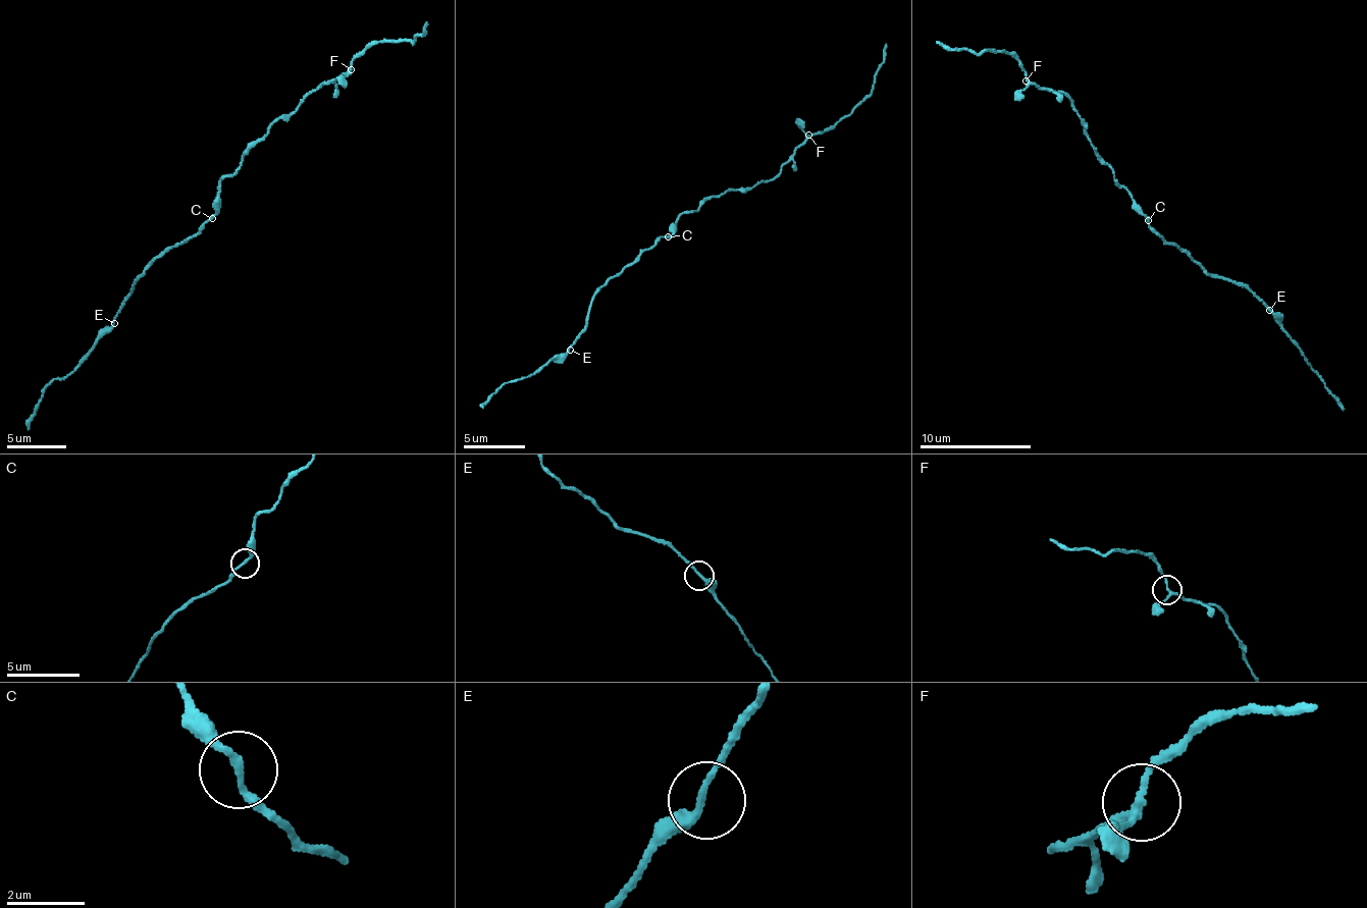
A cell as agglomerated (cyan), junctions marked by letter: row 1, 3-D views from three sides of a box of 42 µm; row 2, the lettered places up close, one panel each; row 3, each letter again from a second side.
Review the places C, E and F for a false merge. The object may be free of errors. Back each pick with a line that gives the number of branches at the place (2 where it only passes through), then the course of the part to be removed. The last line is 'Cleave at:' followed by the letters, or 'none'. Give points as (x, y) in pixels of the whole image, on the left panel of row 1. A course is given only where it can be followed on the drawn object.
Cleave at: none

